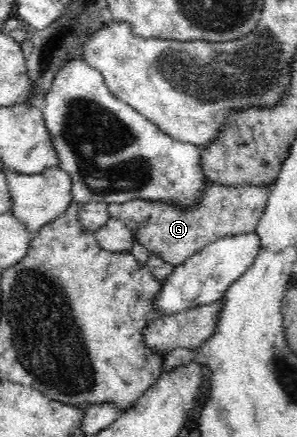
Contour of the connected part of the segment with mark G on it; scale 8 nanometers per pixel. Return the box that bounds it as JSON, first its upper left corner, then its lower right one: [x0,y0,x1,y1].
[107,179,271,266]

